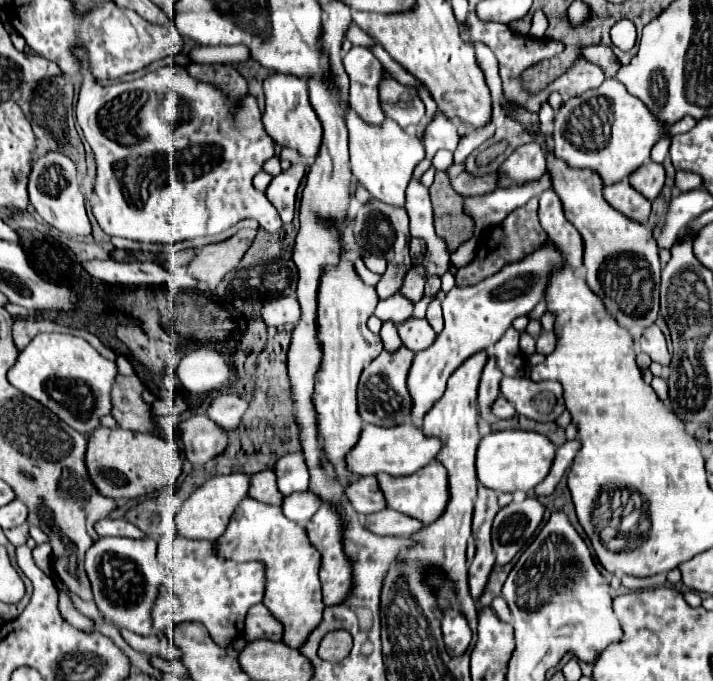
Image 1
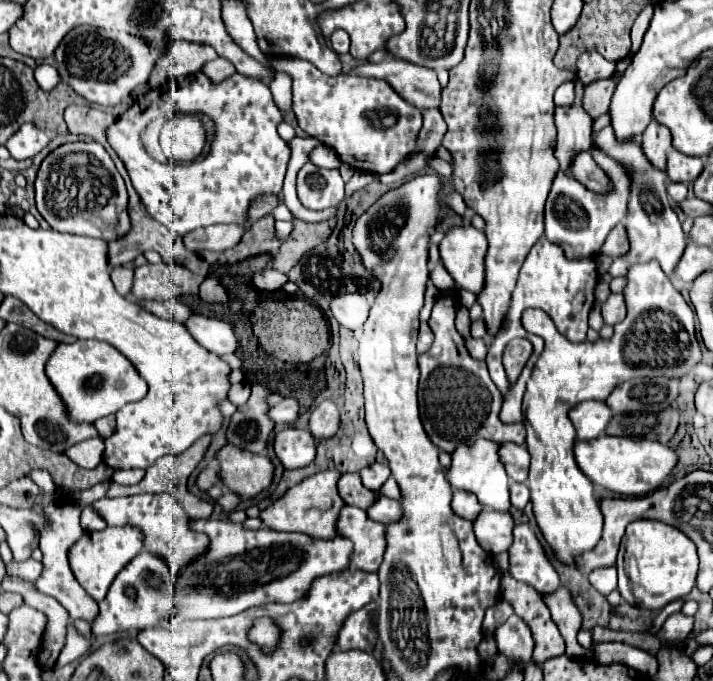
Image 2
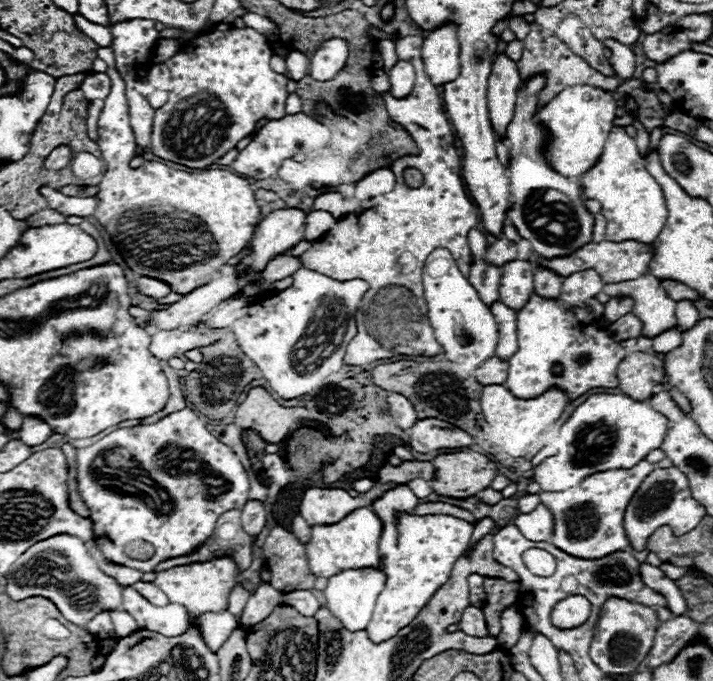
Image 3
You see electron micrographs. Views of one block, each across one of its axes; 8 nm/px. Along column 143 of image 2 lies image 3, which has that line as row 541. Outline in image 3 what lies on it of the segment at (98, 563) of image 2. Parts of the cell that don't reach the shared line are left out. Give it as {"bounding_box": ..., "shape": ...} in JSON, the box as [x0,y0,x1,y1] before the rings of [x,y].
{"bounding_box":[514,504,554,542],"shape":[[[538,504],[536,510],[528,514],[518,514],[514,524],[522,528],[522,536],[534,542],[548,542],[554,532],[554,516],[544,504]]]}

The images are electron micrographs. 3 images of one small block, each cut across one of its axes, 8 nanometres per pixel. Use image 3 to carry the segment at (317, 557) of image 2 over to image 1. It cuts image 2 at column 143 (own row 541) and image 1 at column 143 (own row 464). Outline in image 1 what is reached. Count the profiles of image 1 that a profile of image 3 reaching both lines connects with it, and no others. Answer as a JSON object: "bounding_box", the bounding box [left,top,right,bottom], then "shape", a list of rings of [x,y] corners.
{"bounding_box":[120,536,266,662],"shape":[[[166,536],[160,540],[164,556],[168,556],[168,578],[158,590],[158,598],[152,606],[154,636],[140,636],[126,628],[120,628],[122,638],[142,654],[162,656],[170,662],[182,660],[182,650],[172,642],[168,632],[182,622],[200,622],[208,628],[212,640],[230,650],[234,640],[242,636],[244,618],[250,606],[262,602],[266,590],[266,566],[262,562],[232,562],[218,554],[214,540],[192,540],[184,536]]]}

